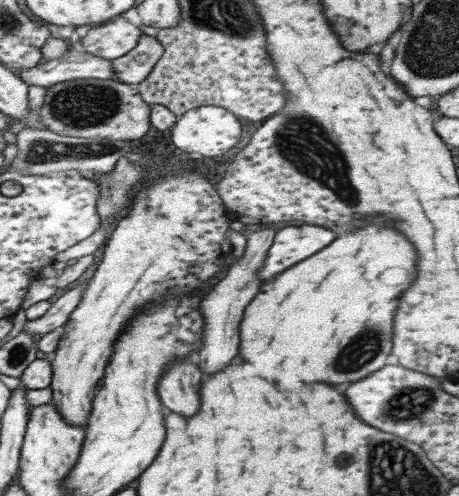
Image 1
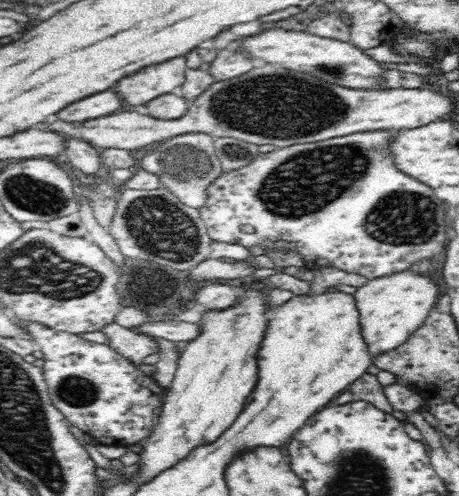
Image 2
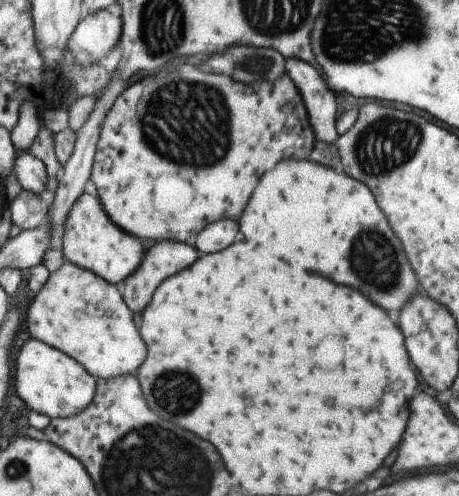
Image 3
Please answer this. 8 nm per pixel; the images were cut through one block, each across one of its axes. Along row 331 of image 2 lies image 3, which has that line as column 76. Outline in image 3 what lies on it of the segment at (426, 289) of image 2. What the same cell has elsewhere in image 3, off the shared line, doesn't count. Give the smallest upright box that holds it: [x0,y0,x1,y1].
[13,338,97,420]

